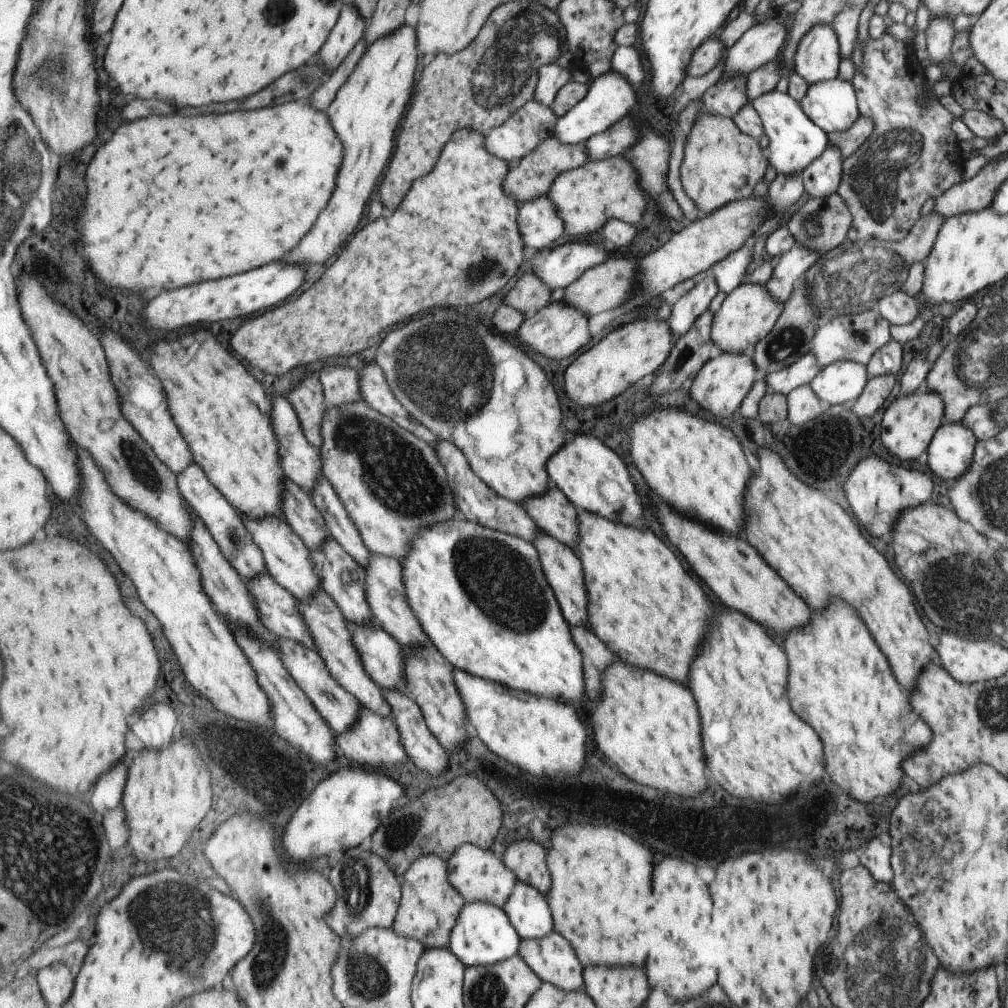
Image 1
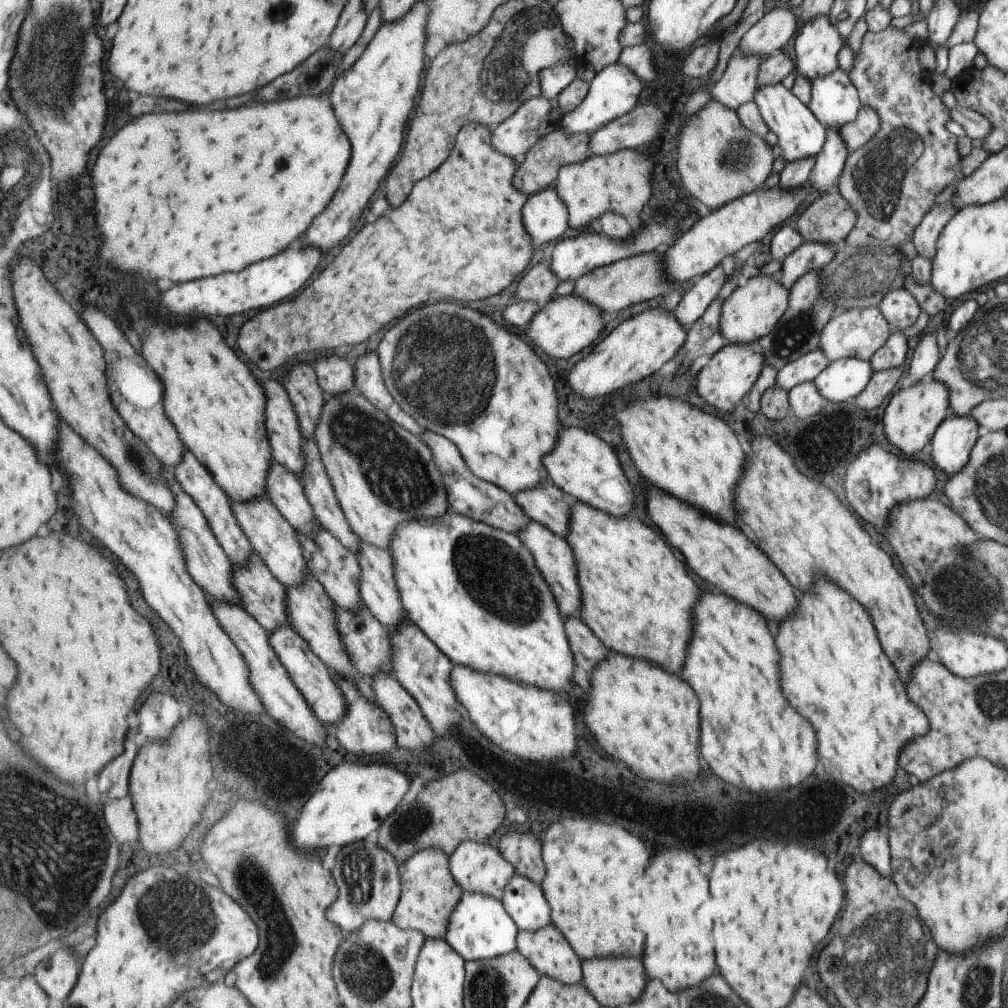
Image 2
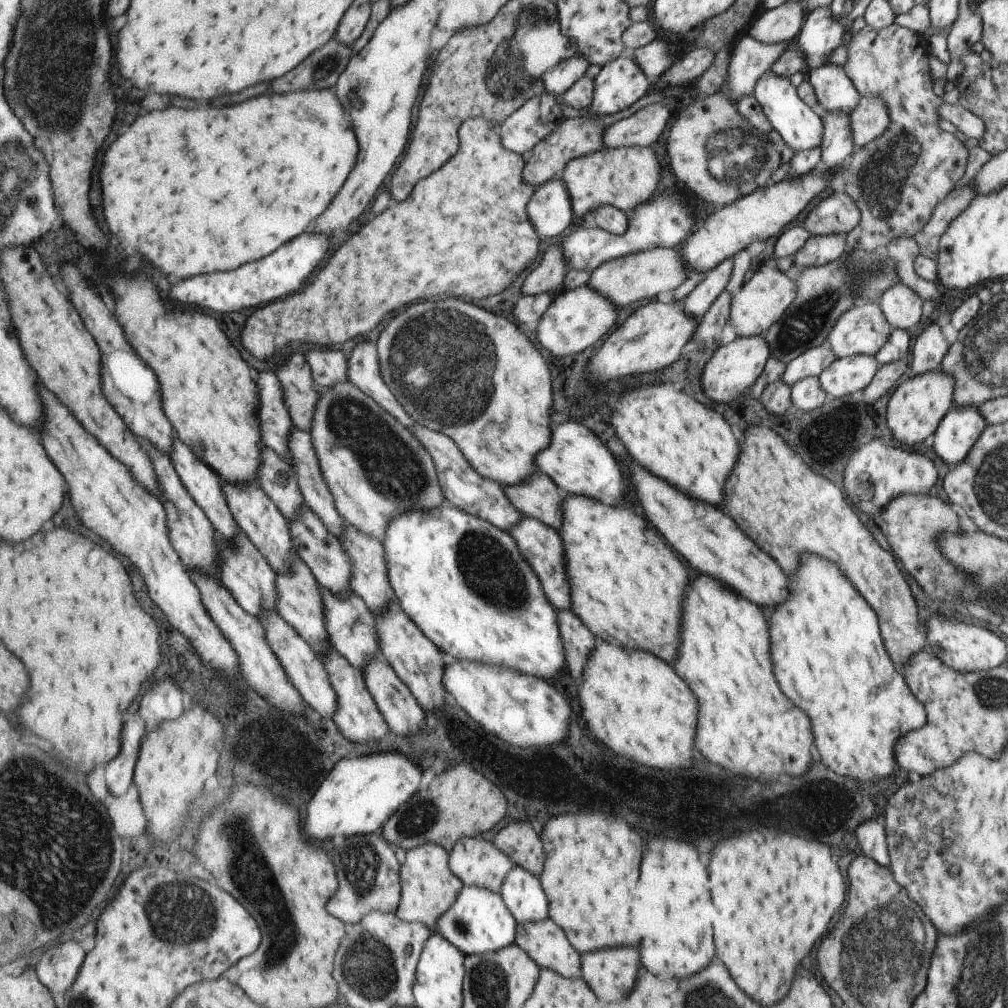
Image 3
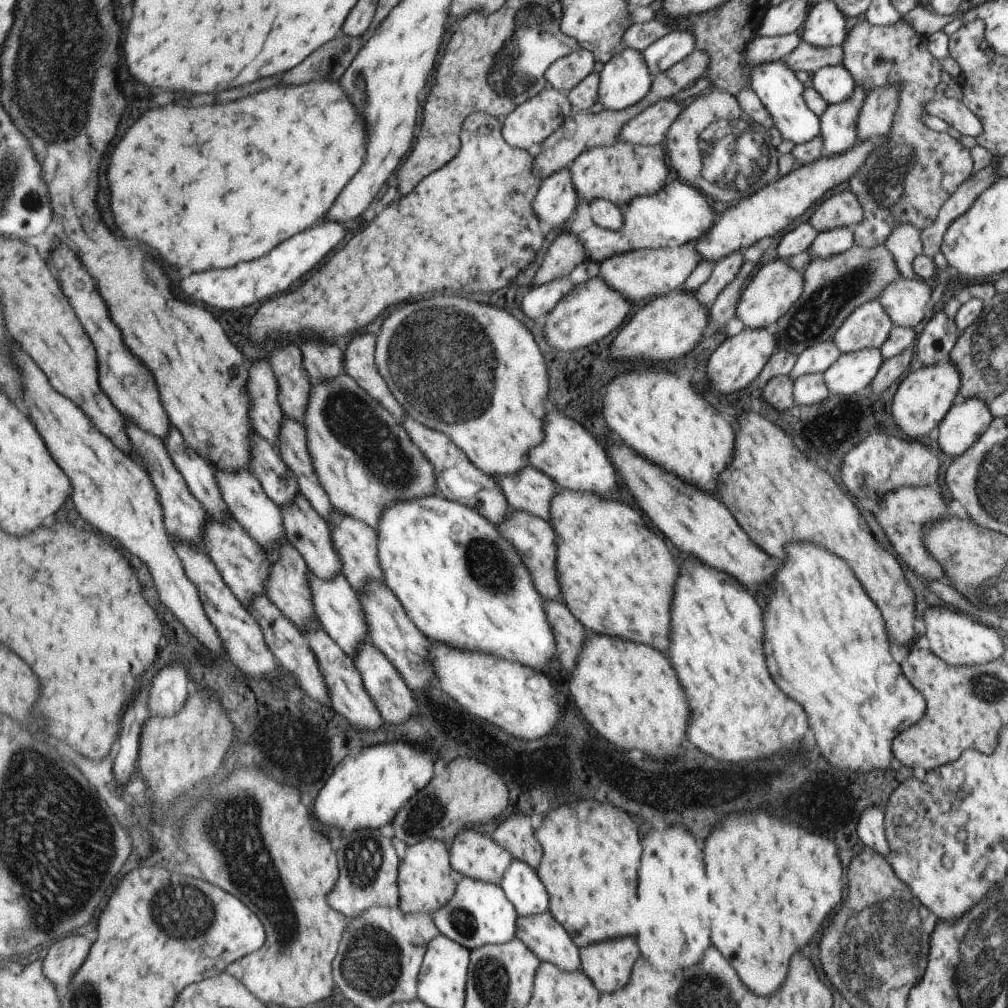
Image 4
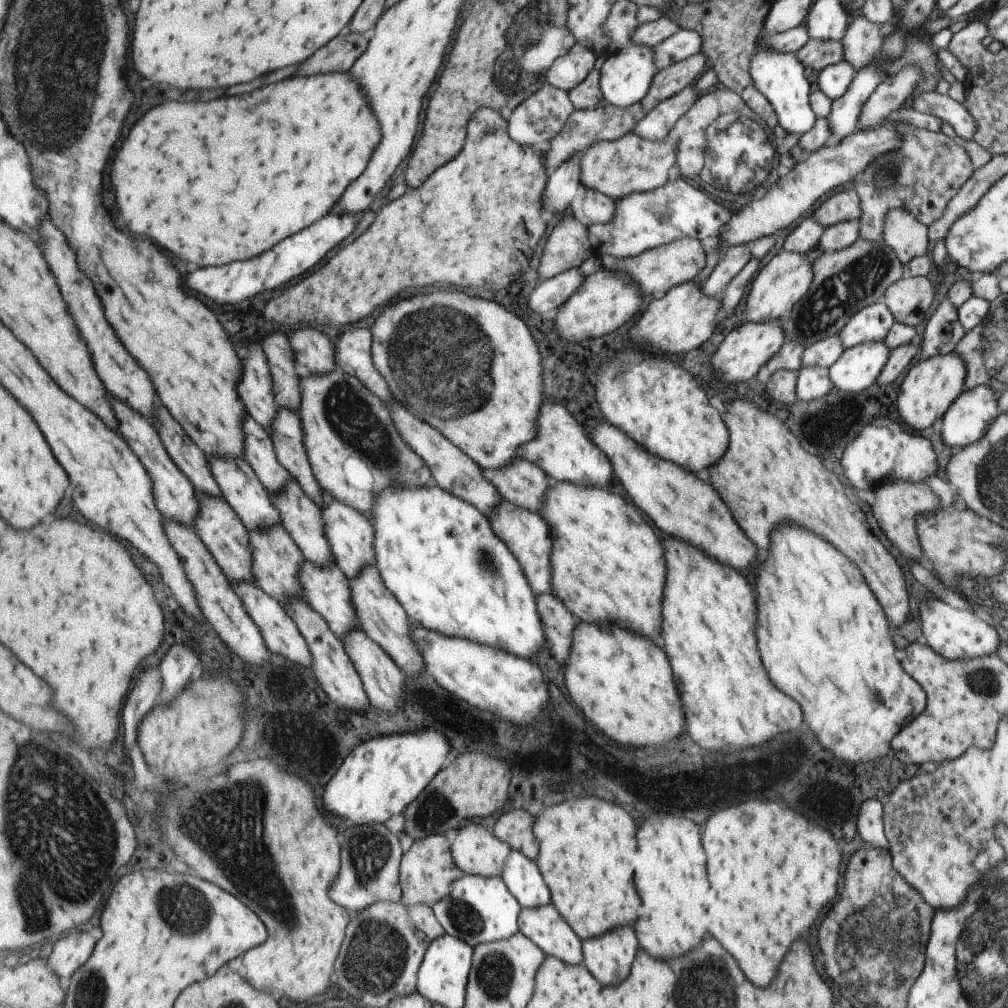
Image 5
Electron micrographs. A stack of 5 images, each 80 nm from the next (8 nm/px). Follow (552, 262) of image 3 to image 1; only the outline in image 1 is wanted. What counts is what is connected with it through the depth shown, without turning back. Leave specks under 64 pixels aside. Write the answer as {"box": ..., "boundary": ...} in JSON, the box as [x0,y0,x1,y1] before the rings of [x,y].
{"box":[503,272,550,319],"boundary":[[[535,272],[524,273],[509,291],[503,304],[523,311],[531,319],[549,305],[550,286]]]}

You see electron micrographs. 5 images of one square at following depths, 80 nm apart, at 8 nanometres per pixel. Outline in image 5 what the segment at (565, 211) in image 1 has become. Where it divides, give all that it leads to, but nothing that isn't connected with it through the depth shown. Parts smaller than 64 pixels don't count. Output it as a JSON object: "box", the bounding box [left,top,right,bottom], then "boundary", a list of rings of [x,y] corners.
{"box":[580,131,675,200],"boundary":[[[629,131],[616,141],[597,141],[580,156],[580,184],[601,191],[613,200],[629,193],[645,193],[665,184],[669,168],[675,164],[675,145],[669,140],[648,141]]]}

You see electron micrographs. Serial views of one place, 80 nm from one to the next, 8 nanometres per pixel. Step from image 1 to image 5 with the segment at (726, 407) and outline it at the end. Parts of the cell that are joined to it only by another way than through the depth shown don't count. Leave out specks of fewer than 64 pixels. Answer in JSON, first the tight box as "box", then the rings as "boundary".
{"box":[713,320,784,382],"boundary":[[[746,320],[744,324],[738,324],[737,328],[733,329],[721,342],[721,348],[713,356],[713,368],[721,374],[721,380],[725,380],[725,382],[747,380],[747,378],[755,376],[759,367],[779,352],[784,341],[784,331],[780,320],[766,323],[752,323]]]}

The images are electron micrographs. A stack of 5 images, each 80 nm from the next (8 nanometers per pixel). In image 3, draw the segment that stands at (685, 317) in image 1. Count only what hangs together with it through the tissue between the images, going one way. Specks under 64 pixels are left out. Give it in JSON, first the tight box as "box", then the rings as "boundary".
{"box":[683,257,732,321],"boundary":[[[732,257],[726,258],[715,268],[708,270],[693,290],[683,298],[684,311],[699,321],[709,305],[717,298],[717,295],[726,288],[731,276]]]}

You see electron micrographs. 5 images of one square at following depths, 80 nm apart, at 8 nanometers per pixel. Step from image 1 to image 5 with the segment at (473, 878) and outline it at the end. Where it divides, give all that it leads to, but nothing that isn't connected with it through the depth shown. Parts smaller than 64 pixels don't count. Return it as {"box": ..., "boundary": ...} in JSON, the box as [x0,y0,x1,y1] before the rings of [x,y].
{"box":[452,823,512,876],"boundary":[[[470,823],[459,829],[452,844],[455,862],[466,872],[479,876],[502,876],[512,846],[501,840],[494,829]]]}

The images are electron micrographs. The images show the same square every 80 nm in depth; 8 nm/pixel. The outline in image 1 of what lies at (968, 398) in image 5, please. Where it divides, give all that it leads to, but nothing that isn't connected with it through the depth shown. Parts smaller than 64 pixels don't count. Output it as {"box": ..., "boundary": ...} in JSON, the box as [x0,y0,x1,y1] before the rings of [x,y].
{"box":[927,421,973,483],"boundary":[[[960,421],[946,422],[935,432],[928,446],[927,468],[947,483],[961,478],[971,466],[973,431]]]}

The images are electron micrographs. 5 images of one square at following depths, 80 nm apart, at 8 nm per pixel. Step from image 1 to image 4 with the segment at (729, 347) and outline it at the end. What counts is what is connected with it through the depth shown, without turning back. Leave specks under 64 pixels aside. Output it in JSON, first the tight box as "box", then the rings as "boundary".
{"box":[737,258,803,329],"boundary":[[[776,258],[763,264],[741,293],[740,304],[737,305],[737,319],[744,324],[745,329],[771,329],[776,320],[799,298],[803,283],[802,274],[787,265],[787,260]]]}

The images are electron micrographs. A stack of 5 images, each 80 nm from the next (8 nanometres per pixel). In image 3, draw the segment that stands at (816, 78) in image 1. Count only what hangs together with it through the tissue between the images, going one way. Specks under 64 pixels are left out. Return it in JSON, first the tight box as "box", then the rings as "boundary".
{"box":[797,6,847,70],"boundary":[[[829,6],[807,11],[799,31],[797,44],[810,70],[827,63],[826,54],[843,44],[847,37],[846,30],[832,17]]]}

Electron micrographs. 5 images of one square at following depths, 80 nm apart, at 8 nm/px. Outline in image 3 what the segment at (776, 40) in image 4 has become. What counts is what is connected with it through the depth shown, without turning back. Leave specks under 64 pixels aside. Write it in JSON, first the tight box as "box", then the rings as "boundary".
{"box":[719,34,787,103],"boundary":[[[745,34],[734,44],[728,77],[719,92],[733,103],[743,95],[752,95],[755,81],[782,55],[787,41],[765,44]]]}

